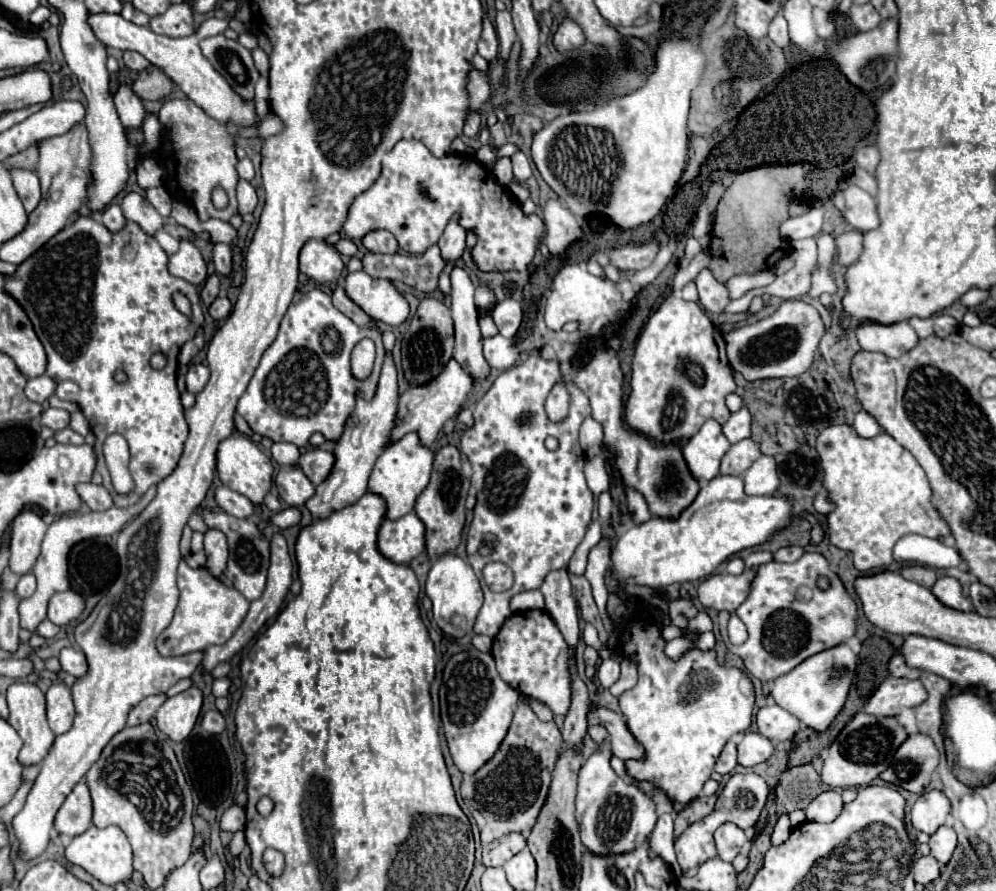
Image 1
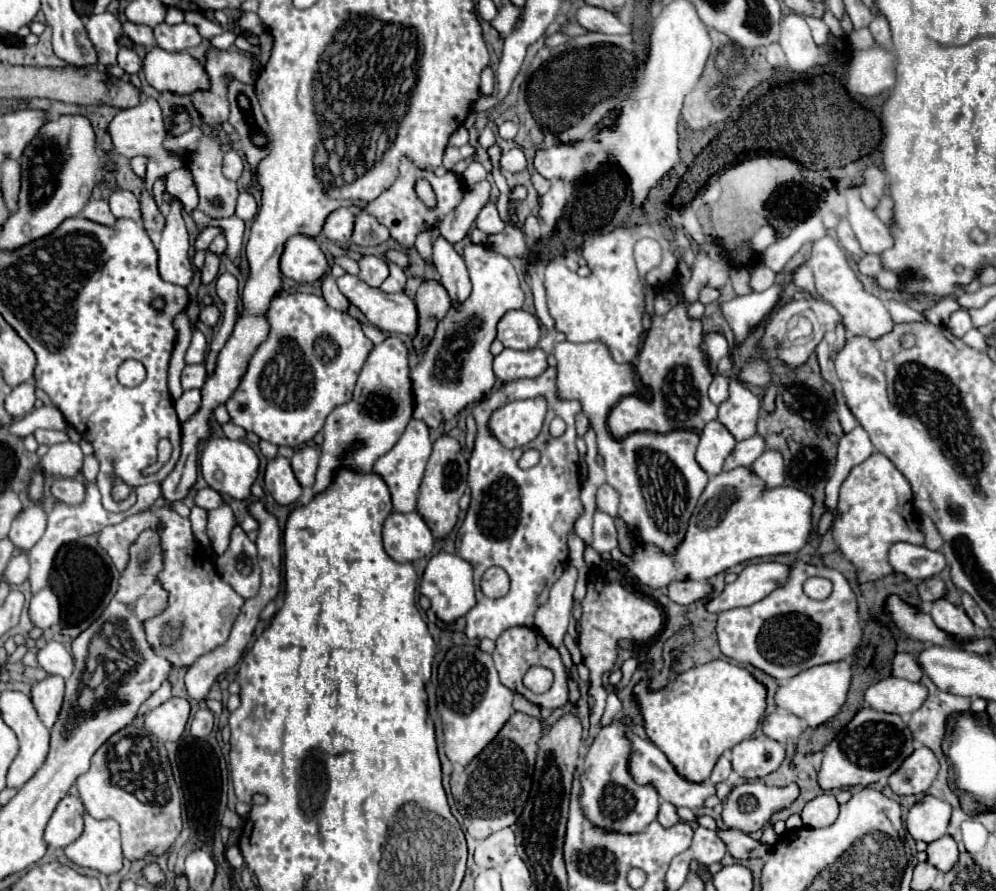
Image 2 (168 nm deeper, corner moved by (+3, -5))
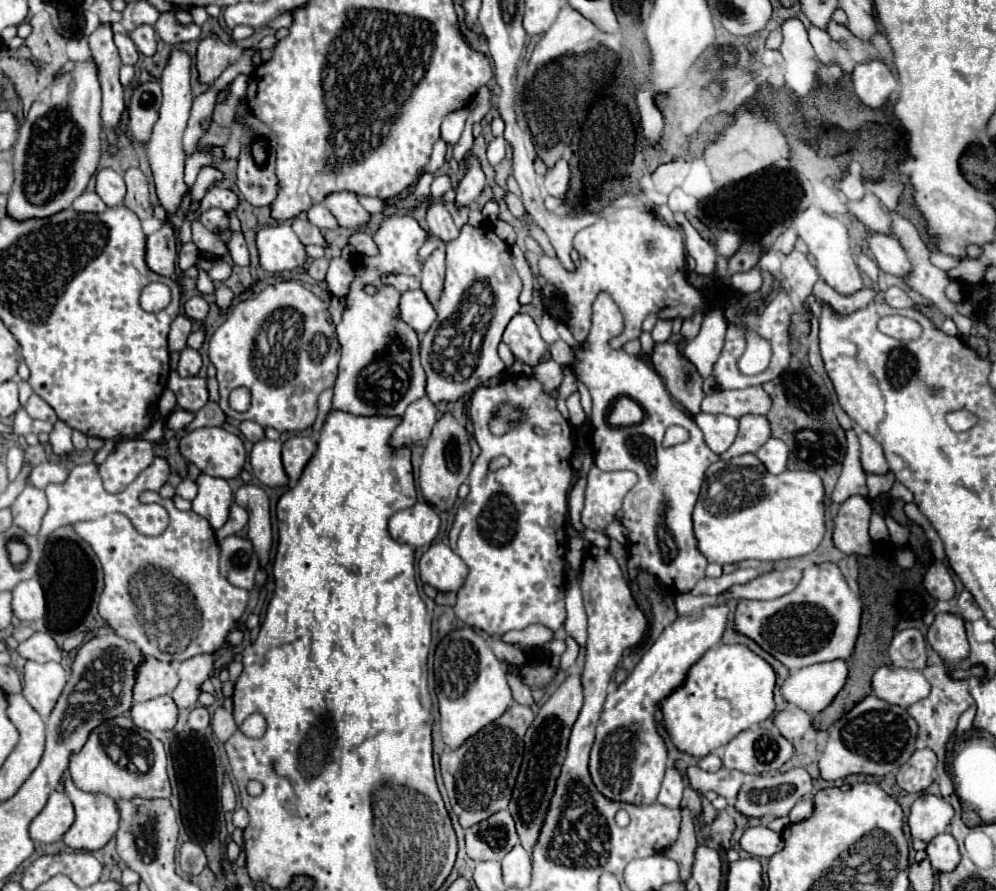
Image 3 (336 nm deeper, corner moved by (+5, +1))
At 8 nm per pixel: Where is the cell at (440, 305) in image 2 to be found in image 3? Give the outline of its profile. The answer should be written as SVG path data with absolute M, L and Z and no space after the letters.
M444 247L432 251L432 255L424 261L424 269L422 269L422 291L426 291L428 299L432 303L436 303L440 299L442 293L442 279L444 279Z

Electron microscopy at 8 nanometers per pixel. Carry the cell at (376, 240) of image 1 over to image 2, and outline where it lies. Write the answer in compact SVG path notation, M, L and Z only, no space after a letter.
M364 209L356 211L356 227L350 243L360 247L376 247L390 239L390 233L384 225L380 225L372 215L364 213Z

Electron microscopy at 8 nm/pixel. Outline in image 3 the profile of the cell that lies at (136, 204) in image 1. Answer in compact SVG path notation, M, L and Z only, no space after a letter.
M100 169L96 173L96 193L108 207L122 205L122 199L126 195L122 175L118 175L114 169Z

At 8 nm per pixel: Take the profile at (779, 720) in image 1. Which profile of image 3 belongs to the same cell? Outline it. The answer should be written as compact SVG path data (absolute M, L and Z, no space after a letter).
M790 705L774 717L774 725L788 741L794 741L794 739L800 739L812 727L812 715Z

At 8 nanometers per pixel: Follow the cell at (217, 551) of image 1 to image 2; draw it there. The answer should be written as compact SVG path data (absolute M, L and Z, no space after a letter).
M222 505L218 509L208 511L208 537L216 555L222 555L228 549L230 531L234 525L236 521L230 505Z

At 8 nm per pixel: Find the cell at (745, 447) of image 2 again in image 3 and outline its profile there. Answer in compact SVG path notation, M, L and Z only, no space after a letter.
M742 415L740 417L740 433L734 441L734 445L720 455L720 459L730 461L736 455L742 453L756 453L762 443L770 439L770 423L764 415Z

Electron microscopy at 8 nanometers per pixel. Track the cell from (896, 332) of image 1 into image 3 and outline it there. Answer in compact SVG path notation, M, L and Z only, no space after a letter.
M808 207L800 217L798 217L798 233L800 237L806 241L810 253L814 255L814 265L820 273L820 277L830 283L830 287L834 287L838 293L842 295L850 295L854 291L858 291L858 287L864 287L860 271L850 255L850 237L848 237L848 227L838 221L838 217L826 215L824 211L816 209L816 207Z

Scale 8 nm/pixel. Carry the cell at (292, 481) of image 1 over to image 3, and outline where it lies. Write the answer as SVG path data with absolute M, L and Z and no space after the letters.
M260 439L254 443L250 451L250 465L254 477L268 487L284 487L286 485L286 471L282 471L282 457L280 457L282 443Z

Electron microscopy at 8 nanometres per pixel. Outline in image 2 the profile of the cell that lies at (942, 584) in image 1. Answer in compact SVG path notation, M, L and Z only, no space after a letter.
M942 597L942 599L938 599L938 601L932 603L930 615L932 615L934 623L940 629L944 629L946 633L950 633L958 641L968 641L968 639L972 639L976 635L976 625L966 615L966 611L962 607L952 605L946 597Z

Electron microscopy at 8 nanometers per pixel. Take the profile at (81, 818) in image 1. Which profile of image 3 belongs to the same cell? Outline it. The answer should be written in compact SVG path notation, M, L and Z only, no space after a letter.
M52 791L46 807L32 819L30 837L38 843L56 843L74 823L74 807L64 791Z

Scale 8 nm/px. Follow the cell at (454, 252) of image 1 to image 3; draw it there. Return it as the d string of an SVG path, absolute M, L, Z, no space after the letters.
M468 155L466 157L466 171L462 181L458 183L458 193L456 193L456 203L462 205L472 205L478 195L482 193L486 185L486 177L484 171L480 167L480 159L476 155Z

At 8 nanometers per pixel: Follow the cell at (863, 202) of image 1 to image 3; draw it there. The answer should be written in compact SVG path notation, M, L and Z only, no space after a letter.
M880 233L868 235L868 247L870 247L870 253L874 255L878 267L884 273L896 275L900 279L906 279L910 275L912 263L894 237L880 235Z

